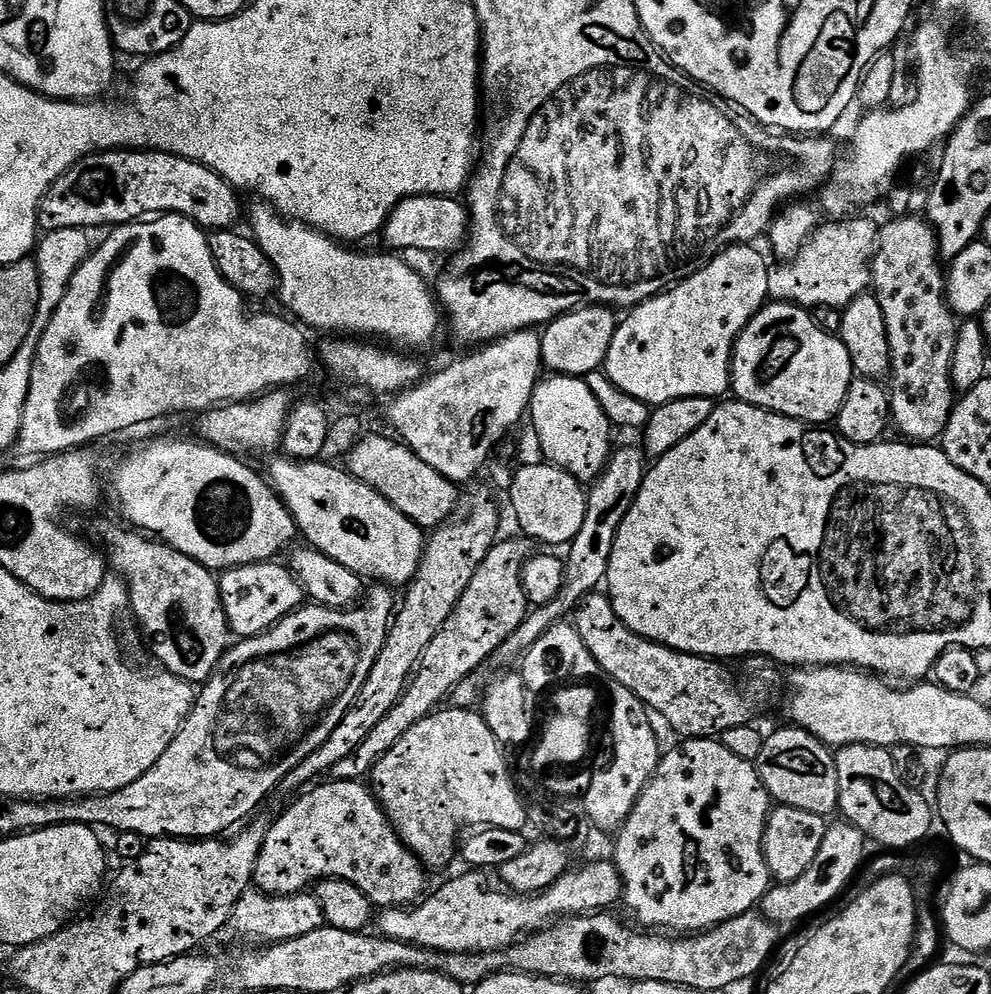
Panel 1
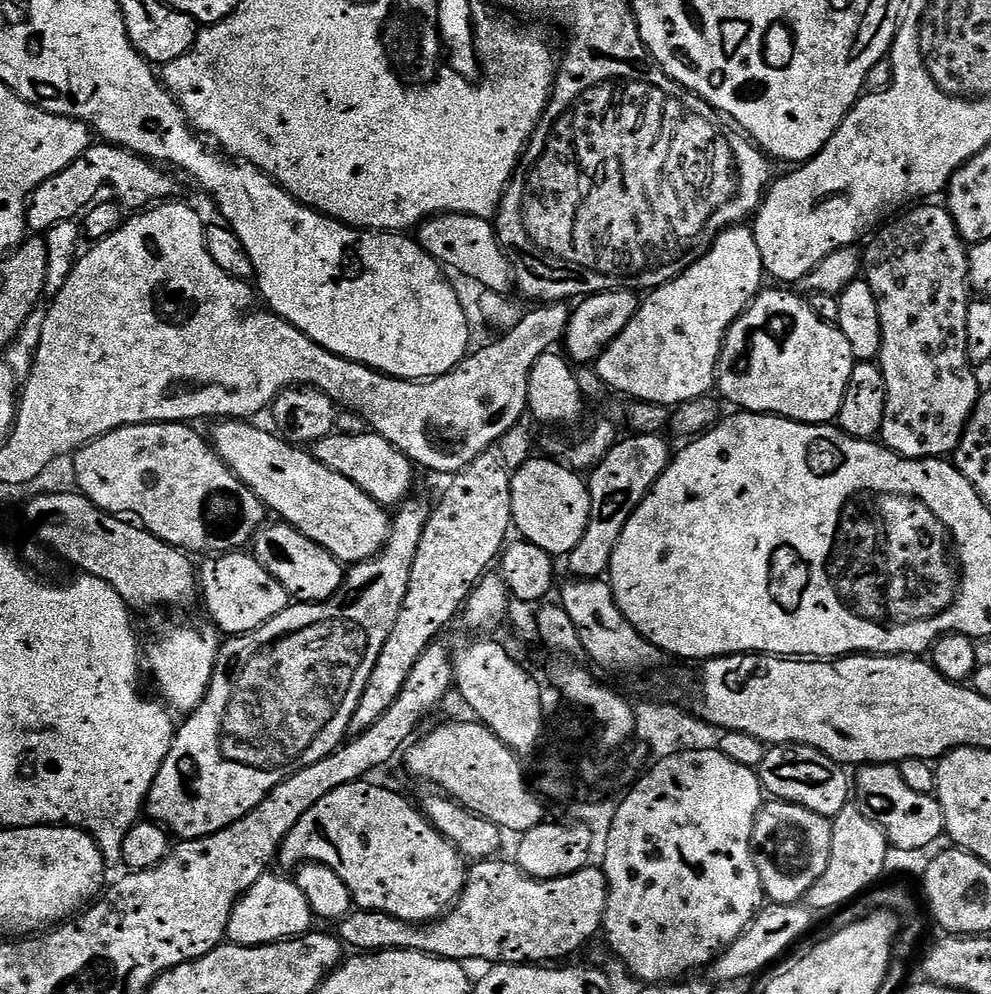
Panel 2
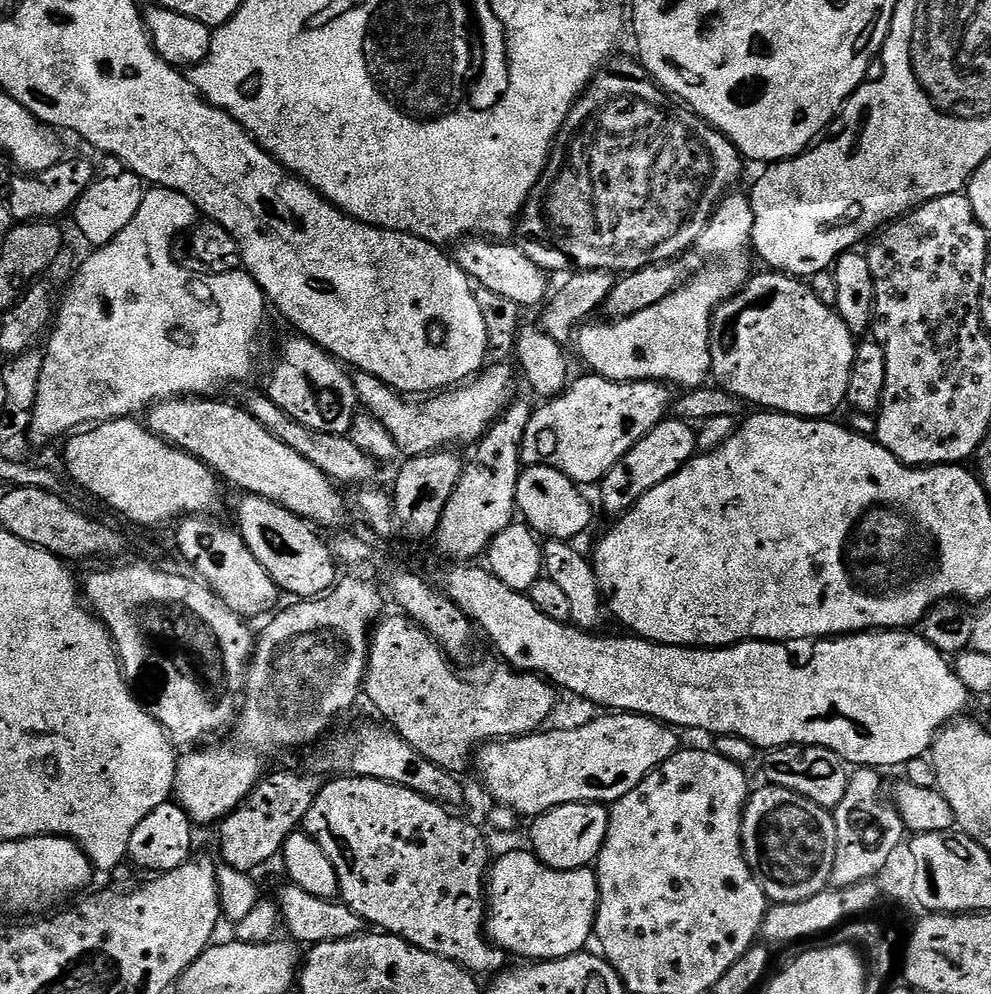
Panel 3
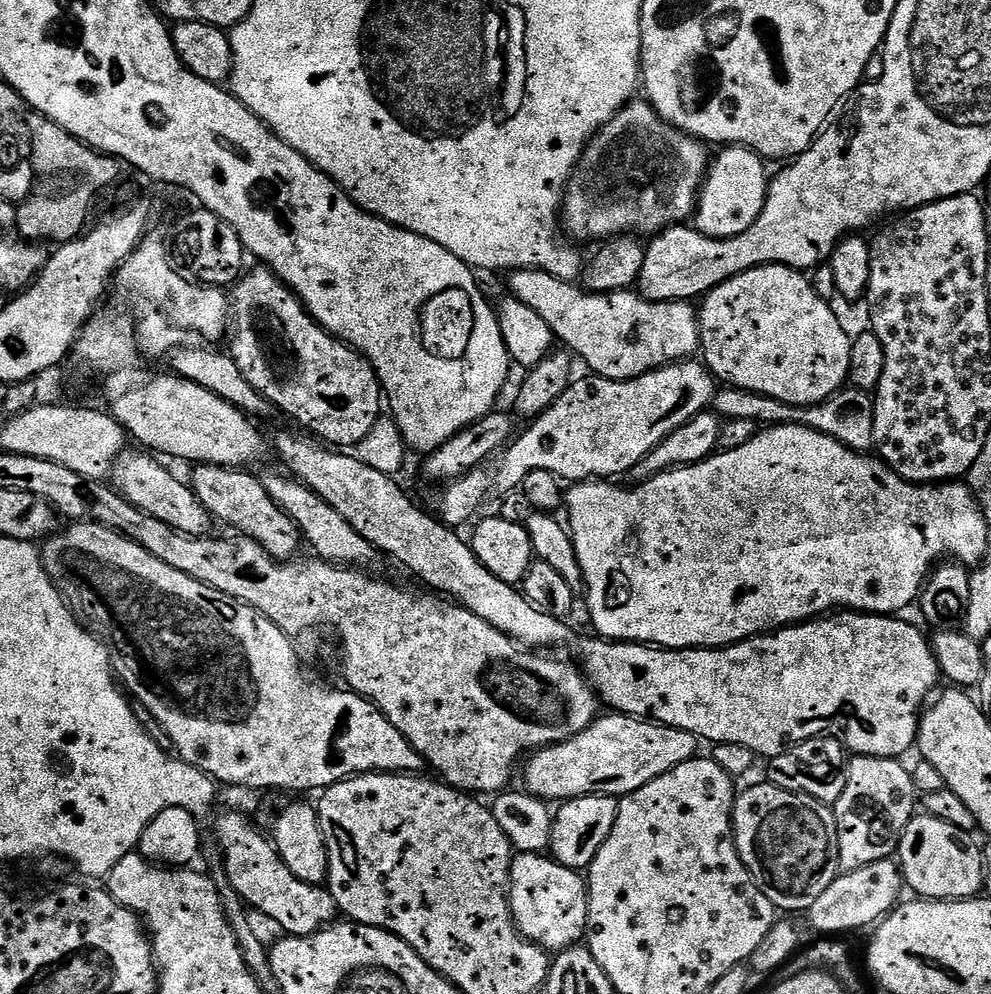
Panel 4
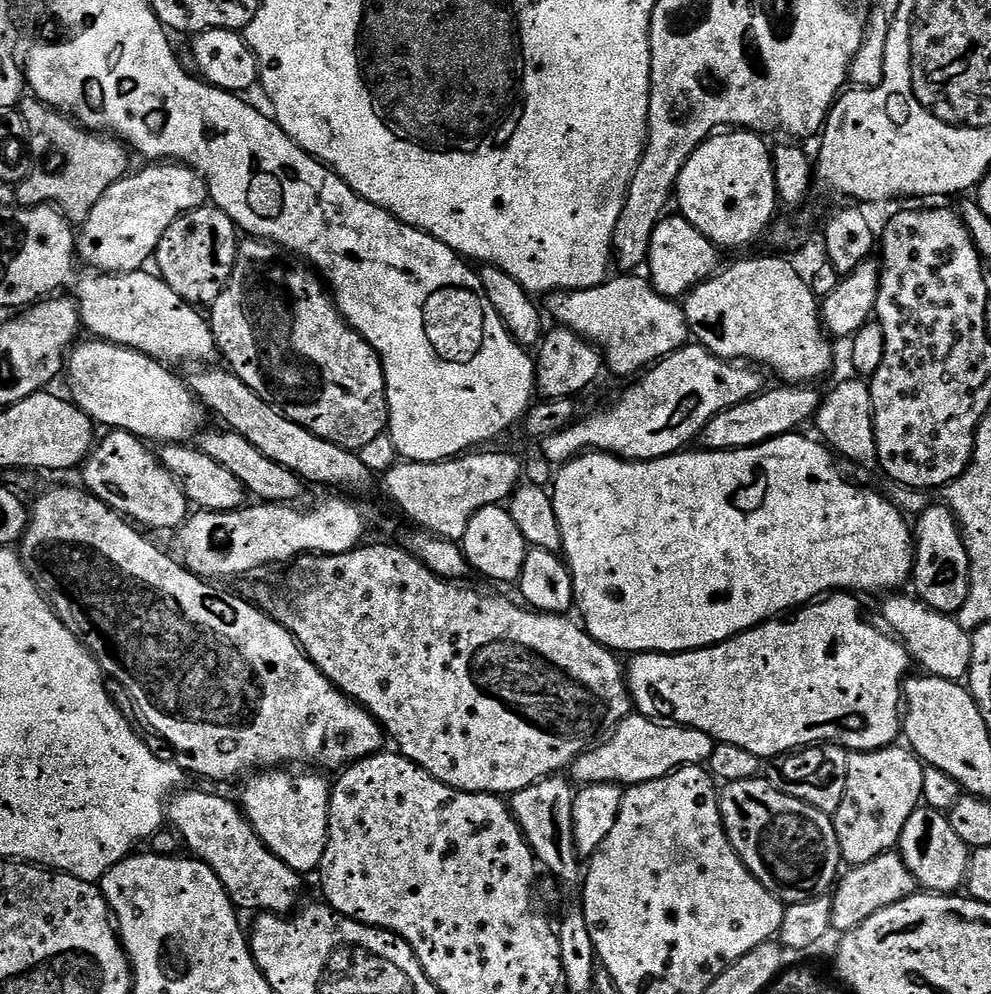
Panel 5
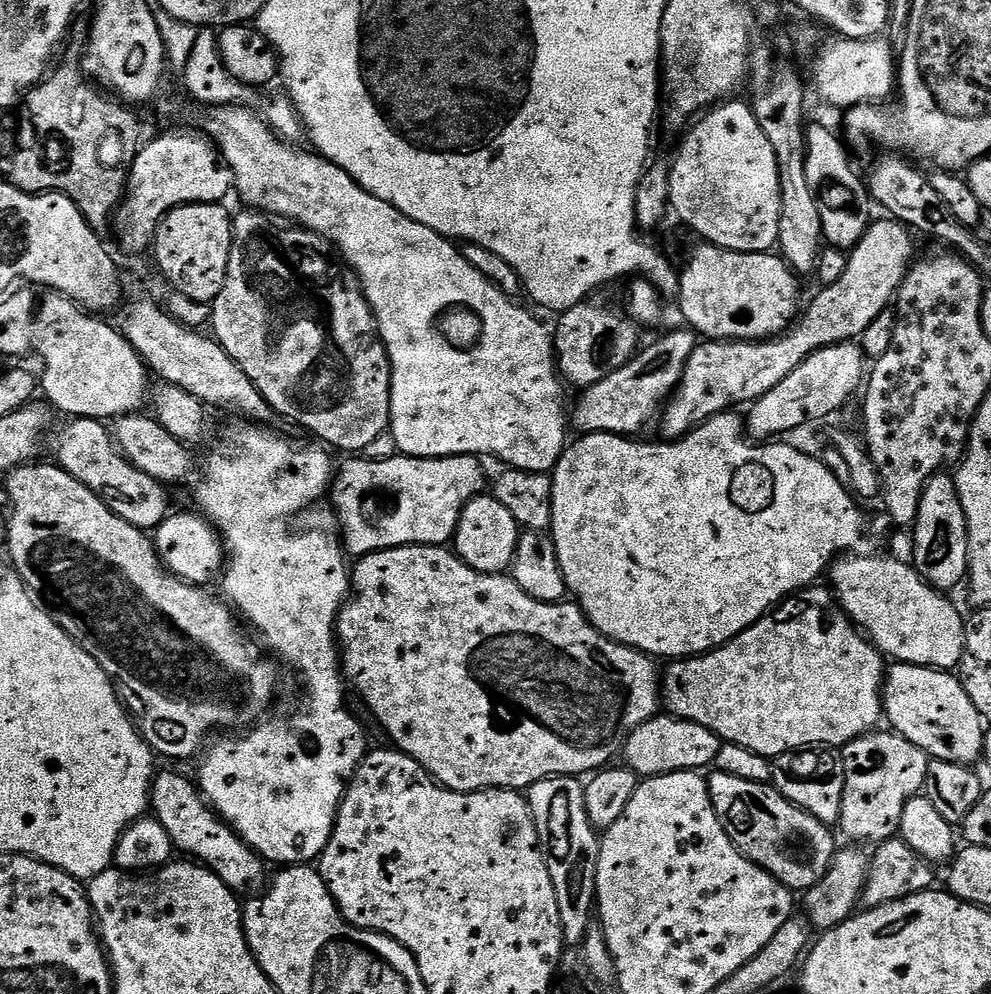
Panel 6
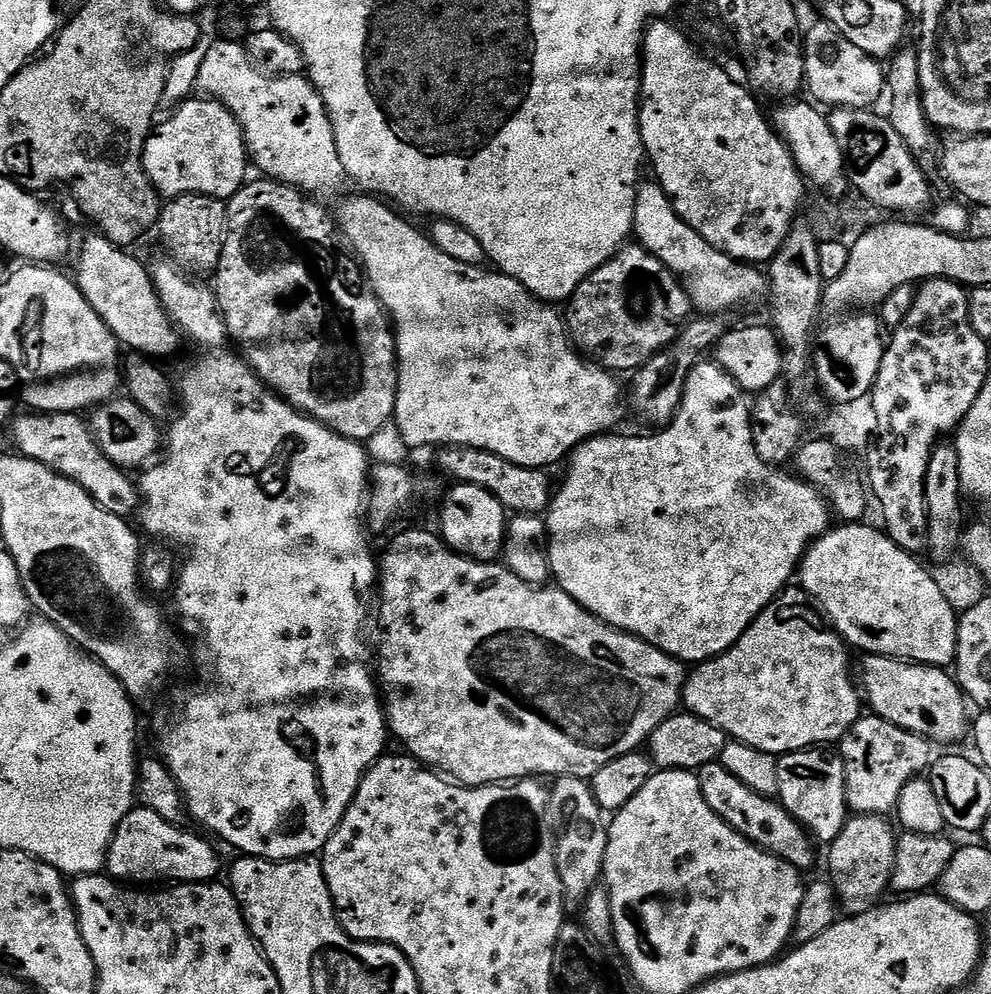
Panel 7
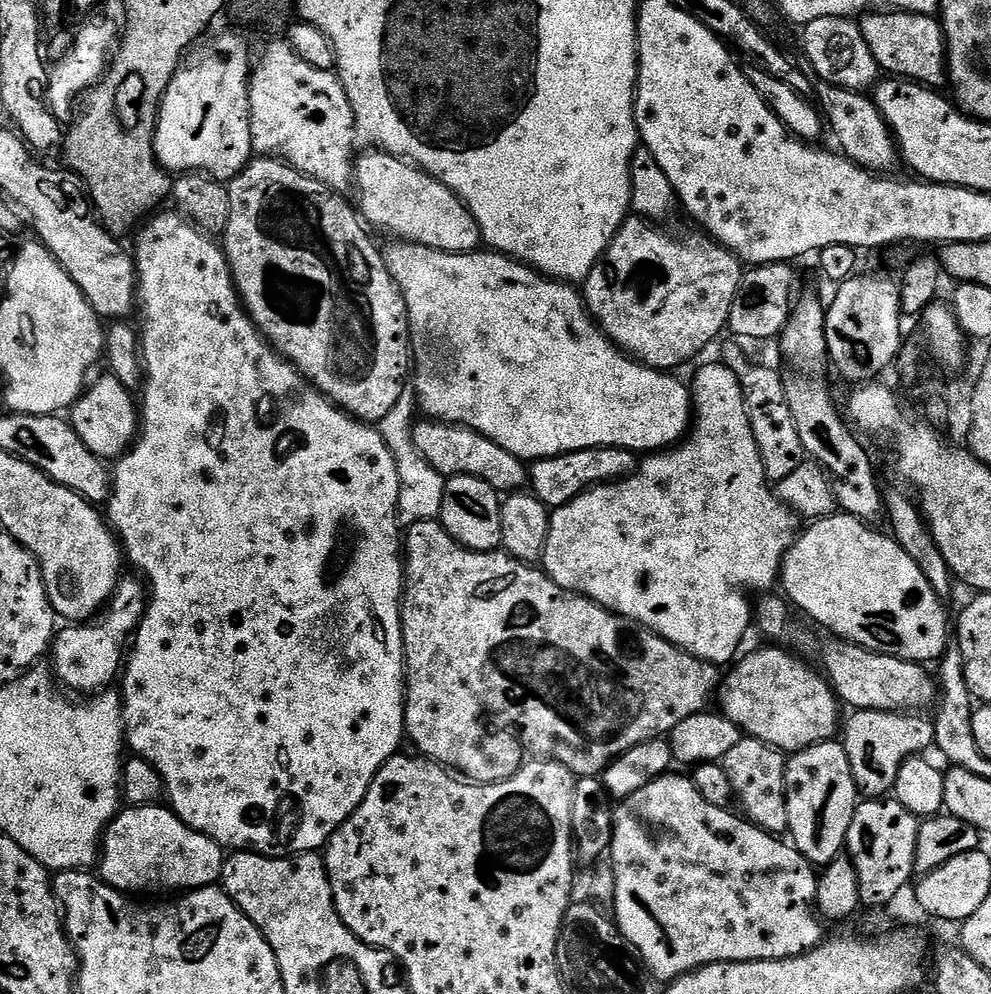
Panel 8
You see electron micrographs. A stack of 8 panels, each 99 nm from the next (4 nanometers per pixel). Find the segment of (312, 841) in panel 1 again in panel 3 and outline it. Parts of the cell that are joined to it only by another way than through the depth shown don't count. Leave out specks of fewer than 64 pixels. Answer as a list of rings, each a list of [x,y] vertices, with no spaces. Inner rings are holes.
[[[345,775],[340,780],[332,780],[321,787],[316,796],[316,800],[310,806],[306,814],[302,828],[308,835],[316,840],[316,844],[330,858],[334,870],[338,874],[340,883],[339,899],[354,910],[369,925],[377,924],[377,929],[393,936],[400,936],[408,944],[413,944],[416,948],[426,950],[430,954],[438,954],[447,960],[453,960],[461,968],[467,968],[469,972],[477,977],[487,978],[495,977],[497,974],[505,971],[506,954],[495,944],[491,943],[485,935],[486,928],[486,877],[490,867],[490,855],[488,856],[488,844],[484,841],[484,836],[468,820],[463,820],[460,816],[451,816],[449,809],[445,805],[437,804],[436,801],[426,798],[409,788],[403,788],[397,784],[388,784],[384,780],[371,780],[369,776]]]

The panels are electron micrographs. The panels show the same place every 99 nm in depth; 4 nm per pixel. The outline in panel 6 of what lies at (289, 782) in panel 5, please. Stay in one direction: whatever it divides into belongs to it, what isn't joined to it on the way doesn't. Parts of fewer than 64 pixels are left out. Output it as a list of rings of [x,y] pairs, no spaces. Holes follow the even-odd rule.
[[[264,426],[244,427],[248,428],[234,433],[232,441],[225,448],[220,448],[217,452],[209,454],[208,461],[204,464],[204,481],[196,488],[197,506],[195,505],[195,507],[212,521],[212,525],[216,527],[224,541],[224,551],[228,561],[222,572],[222,577],[224,576],[223,599],[245,621],[248,619],[256,627],[256,632],[260,635],[261,640],[259,640],[259,643],[265,649],[268,647],[269,650],[267,649],[267,651],[281,665],[289,664],[300,675],[300,680],[305,684],[305,688],[304,693],[300,696],[300,701],[293,708],[284,708],[277,716],[269,715],[267,718],[261,719],[259,723],[247,729],[243,734],[229,735],[232,736],[229,740],[220,740],[212,749],[209,747],[203,753],[203,756],[205,755],[204,761],[200,764],[198,788],[204,799],[215,808],[216,815],[225,820],[232,827],[232,831],[243,838],[265,861],[271,862],[273,860],[276,866],[304,866],[315,861],[324,853],[324,847],[328,845],[328,839],[332,837],[332,828],[336,824],[336,811],[340,809],[340,803],[344,801],[344,789],[347,788],[349,780],[352,779],[352,775],[356,773],[356,769],[364,761],[364,757],[370,748],[367,738],[364,737],[363,726],[344,709],[346,680],[342,675],[342,652],[338,647],[336,617],[339,616],[340,609],[344,607],[344,601],[350,595],[350,564],[347,564],[349,561],[346,559],[346,553],[335,531],[332,531],[332,533],[327,532],[324,528],[295,528],[292,525],[307,508],[315,506],[316,500],[322,499],[323,496],[325,499],[329,495],[330,485],[334,479],[334,464],[332,468],[332,460],[327,456],[329,453],[315,443],[312,443],[313,445],[299,444],[298,441],[287,440],[286,437],[279,436],[276,432],[267,432],[264,429],[267,427]]]

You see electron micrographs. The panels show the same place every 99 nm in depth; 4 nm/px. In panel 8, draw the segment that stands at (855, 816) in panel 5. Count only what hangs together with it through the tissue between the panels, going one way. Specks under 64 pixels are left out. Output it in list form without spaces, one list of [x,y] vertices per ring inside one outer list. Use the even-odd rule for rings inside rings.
[[[861,708],[851,715],[842,724],[842,743],[846,758],[850,758],[850,770],[856,779],[857,789],[868,798],[887,797],[895,789],[898,770],[902,770],[904,763],[927,753],[924,751],[935,745],[936,725],[924,714]]]

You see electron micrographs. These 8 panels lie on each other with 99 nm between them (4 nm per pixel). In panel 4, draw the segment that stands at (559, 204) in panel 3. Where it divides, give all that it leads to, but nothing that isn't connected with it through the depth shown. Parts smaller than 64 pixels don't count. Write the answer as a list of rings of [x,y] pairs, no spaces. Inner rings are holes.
[[[630,102],[592,137],[568,183],[562,220],[580,240],[615,238],[625,234],[659,234],[693,215],[710,167],[709,149],[694,136],[673,129],[647,102]]]

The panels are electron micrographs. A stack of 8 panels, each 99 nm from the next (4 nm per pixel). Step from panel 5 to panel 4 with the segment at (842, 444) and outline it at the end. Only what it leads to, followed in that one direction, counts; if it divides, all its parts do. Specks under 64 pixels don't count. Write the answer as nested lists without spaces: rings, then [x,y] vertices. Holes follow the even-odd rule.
[[[728,386],[717,391],[713,397],[712,408],[718,416],[726,420],[727,418],[756,420],[766,426],[802,424],[807,428],[818,429],[819,432],[833,437],[856,452],[867,453],[875,447],[873,442],[875,403],[869,393],[860,389],[844,388],[820,404],[800,407],[782,403],[781,400],[772,399],[769,396],[758,395],[756,392],[742,391],[740,388]]]

